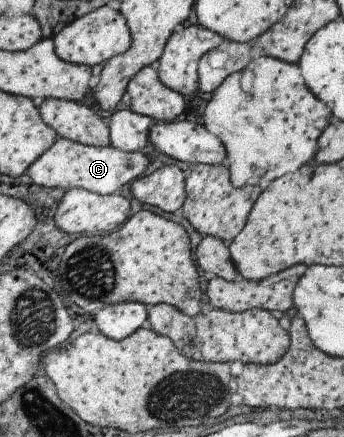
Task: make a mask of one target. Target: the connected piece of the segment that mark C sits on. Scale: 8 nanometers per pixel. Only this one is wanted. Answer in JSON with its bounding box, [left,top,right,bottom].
[27,138,148,194]

